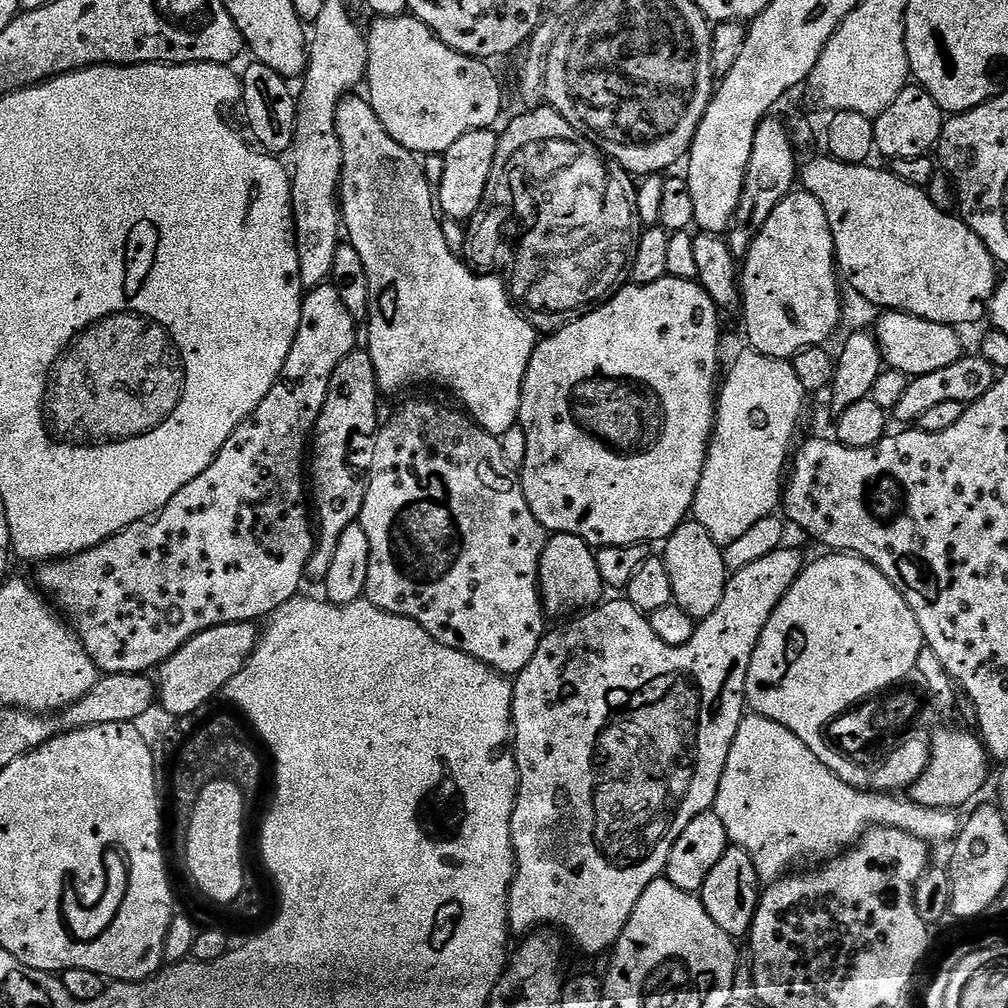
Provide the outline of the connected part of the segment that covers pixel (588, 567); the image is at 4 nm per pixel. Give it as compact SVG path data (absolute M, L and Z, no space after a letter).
M558 532L549 535L540 559L540 599L544 602L545 613L549 617L568 618L595 608L605 599L604 595L606 589L602 574L598 574L598 562L592 545L574 534Z

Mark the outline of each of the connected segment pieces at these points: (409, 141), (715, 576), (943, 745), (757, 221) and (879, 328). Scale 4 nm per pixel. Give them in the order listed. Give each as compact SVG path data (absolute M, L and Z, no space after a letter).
M411 14L376 16L373 21L372 29L367 29L366 32L368 42L368 74L366 77L368 92L366 91L366 96L371 103L374 114L378 114L378 122L382 122L382 126L386 126L386 134L390 134L390 138L394 138L394 142L398 142L406 151L413 154L443 154L447 152L450 146L454 146L454 142L458 142L458 138L462 138L462 134L470 134L474 130L491 129L493 127L492 123L499 118L500 111L504 108L504 92L500 89L499 78L492 73L493 65L491 63L476 60L458 50L450 50L450 46L443 44L432 33L430 26L426 26L417 16Z
M694 518L685 519L678 530L663 541L662 548L662 559L666 574L670 574L670 590L675 604L697 622L714 614L714 610L718 610L718 602L722 602L722 594L726 594L730 569L724 561L724 549L718 547L714 538L710 538L706 526Z
M940 728L930 736L928 765L913 782L910 798L916 804L931 808L959 809L959 804L972 800L988 780L990 757L975 731L963 732L960 728Z
M764 119L756 128L754 150L750 154L750 166L746 174L742 198L732 219L732 226L726 233L727 242L737 258L742 258L748 253L748 247L754 242L758 230L762 230L762 226L766 226L766 218L774 214L774 206L778 206L778 202L782 202L782 198L786 198L788 193L793 191L795 184L792 183L795 180L797 183L798 180L797 149L789 136L789 130L783 119L772 119Z
M885 311L881 316L884 317L874 327L874 335L880 344L880 353L884 355L884 363L891 371L909 378L934 374L934 370L942 370L942 366L950 366L950 362L958 362L965 355L966 348L953 325L930 322L911 312Z

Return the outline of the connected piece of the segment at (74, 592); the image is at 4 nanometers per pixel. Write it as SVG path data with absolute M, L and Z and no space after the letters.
M330 282L322 283L317 288L311 289L301 303L298 334L294 338L294 346L290 346L290 358L286 358L286 366L282 366L279 382L270 390L270 394L266 394L266 398L262 398L258 410L254 410L254 414L245 418L234 430L234 434L230 434L226 446L222 446L222 450L216 455L214 462L210 466L206 466L206 470L202 470L202 474L198 474L198 478L194 478L194 482L186 482L186 486L182 486L182 490L178 490L178 494L174 494L174 498L170 498L170 502L166 502L164 509L157 512L155 516L134 522L126 530L114 534L108 540L103 540L90 550L80 552L77 556L49 560L39 565L40 573L34 577L35 583L45 597L50 598L51 603L70 621L72 627L79 634L80 640L86 646L88 660L96 663L95 667L101 673L151 673L153 670L159 669L161 664L165 664L178 649L186 646L186 642L190 642L190 638L194 638L214 626L226 626L238 622L260 622L263 616L271 617L281 611L284 605L297 599L299 592L296 591L299 590L300 583L305 583L308 563L312 553L316 550L318 539L313 521L310 519L309 505L308 508L304 505L304 496L306 500L306 453L309 451L310 441L316 431L318 418L322 414L322 406L326 402L326 394L330 390L330 378L334 378L334 370L338 370L338 362L342 362L342 358L357 351L356 328L358 328L358 322L352 317L350 310L346 310L346 306L342 306L342 297L338 295L338 290L334 290L334 286Z

